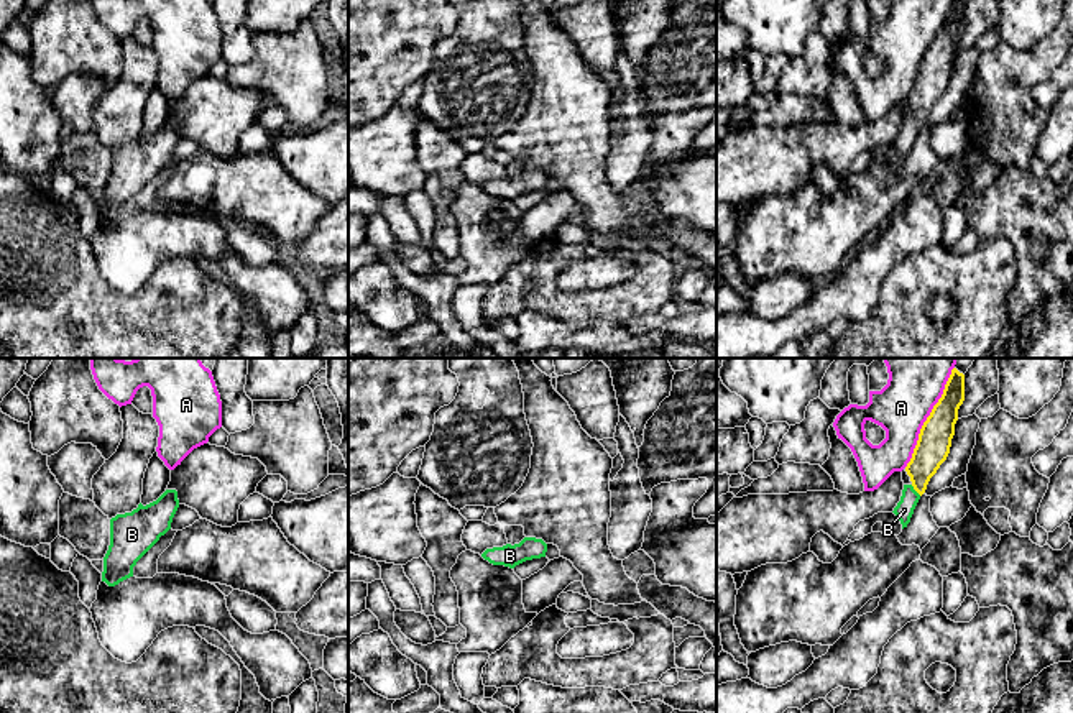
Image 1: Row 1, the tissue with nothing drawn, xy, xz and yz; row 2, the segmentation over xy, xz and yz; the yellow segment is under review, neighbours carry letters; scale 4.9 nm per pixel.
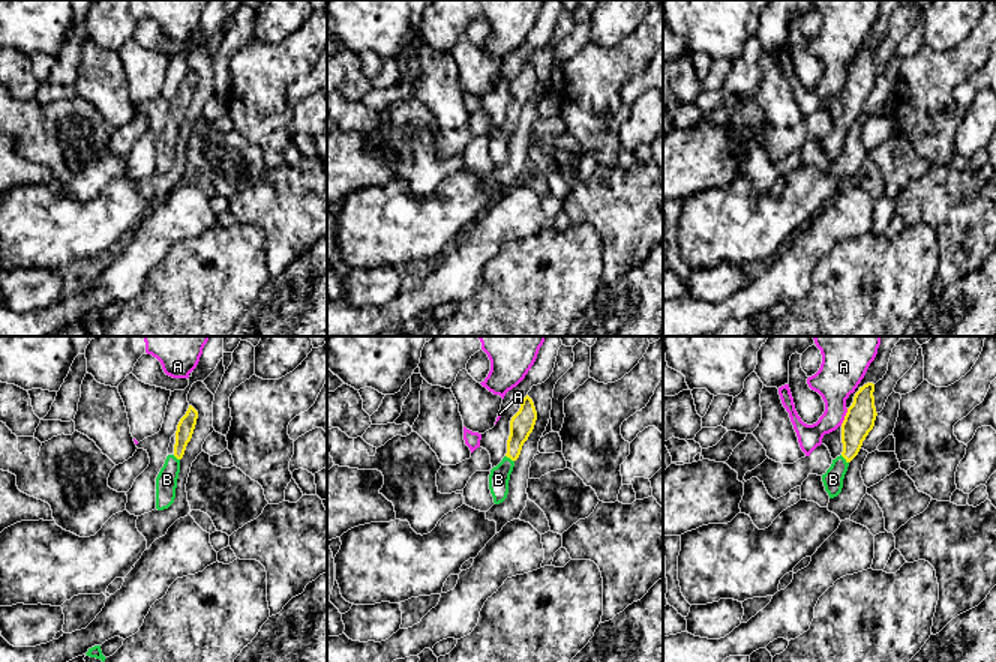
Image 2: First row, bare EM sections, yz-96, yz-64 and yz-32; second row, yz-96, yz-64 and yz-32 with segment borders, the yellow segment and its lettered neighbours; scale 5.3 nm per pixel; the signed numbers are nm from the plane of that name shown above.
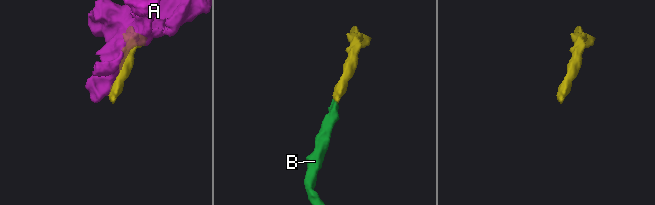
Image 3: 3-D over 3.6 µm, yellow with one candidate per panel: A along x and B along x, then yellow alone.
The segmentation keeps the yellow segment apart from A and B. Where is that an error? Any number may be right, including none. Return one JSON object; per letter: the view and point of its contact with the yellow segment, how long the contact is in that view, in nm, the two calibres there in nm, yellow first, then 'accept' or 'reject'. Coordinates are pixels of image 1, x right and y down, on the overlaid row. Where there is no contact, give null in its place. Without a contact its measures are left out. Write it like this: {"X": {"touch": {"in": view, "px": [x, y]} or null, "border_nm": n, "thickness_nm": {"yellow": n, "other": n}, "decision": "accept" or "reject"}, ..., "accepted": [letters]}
{"A": {"touch": {"in": "yz", "px": [927, 418]}, "border_nm": 550, "thickness_nm": {"yellow": 160, "other": 300}, "decision": "reject"}, "B": {"touch": {"in": "yz", "px": [916, 490]}, "border_nm": 80, "thickness_nm": {"yellow": 160, "other": 90}, "decision": "accept"}, "accepted": ["B"]}

